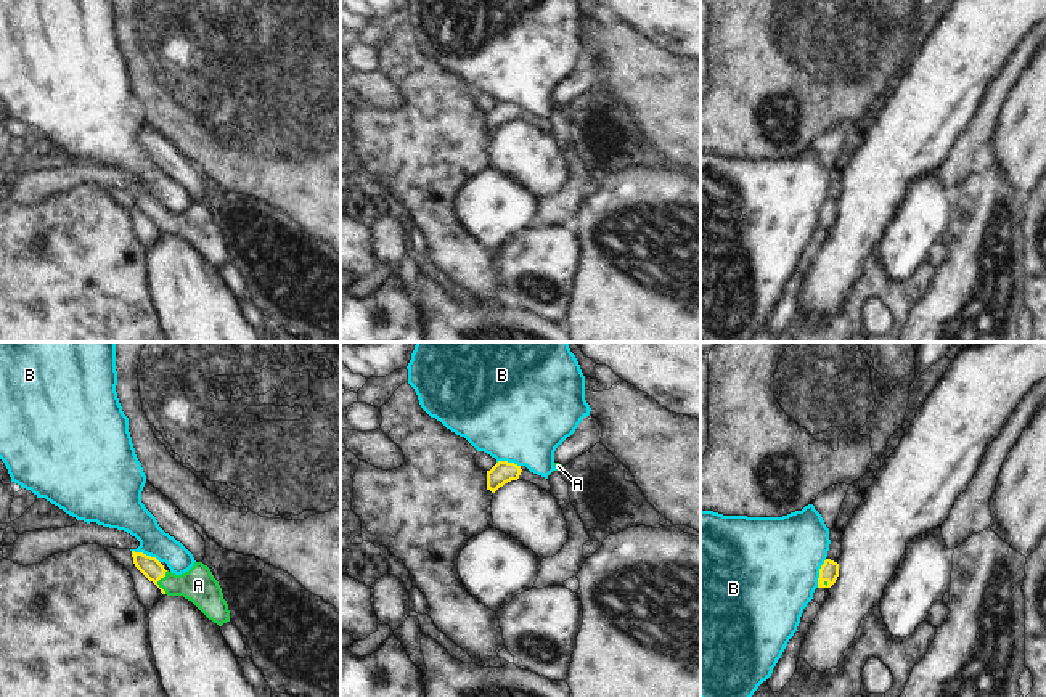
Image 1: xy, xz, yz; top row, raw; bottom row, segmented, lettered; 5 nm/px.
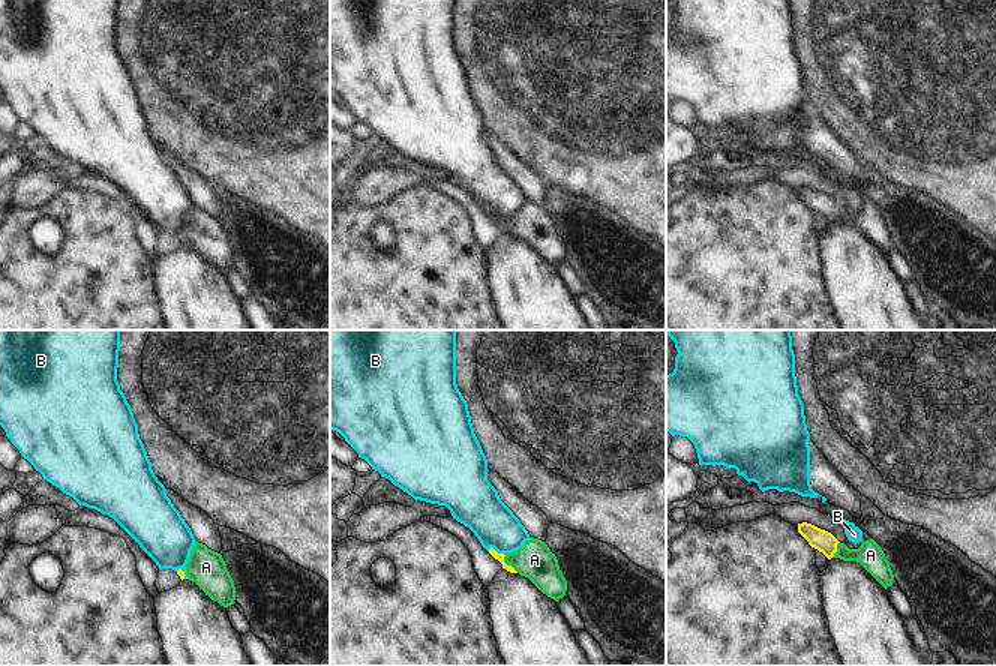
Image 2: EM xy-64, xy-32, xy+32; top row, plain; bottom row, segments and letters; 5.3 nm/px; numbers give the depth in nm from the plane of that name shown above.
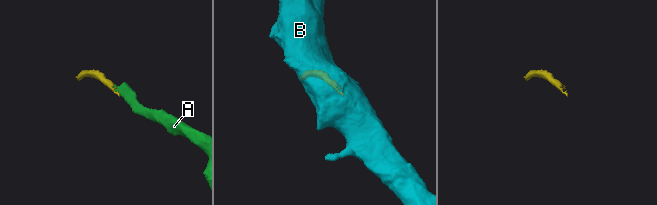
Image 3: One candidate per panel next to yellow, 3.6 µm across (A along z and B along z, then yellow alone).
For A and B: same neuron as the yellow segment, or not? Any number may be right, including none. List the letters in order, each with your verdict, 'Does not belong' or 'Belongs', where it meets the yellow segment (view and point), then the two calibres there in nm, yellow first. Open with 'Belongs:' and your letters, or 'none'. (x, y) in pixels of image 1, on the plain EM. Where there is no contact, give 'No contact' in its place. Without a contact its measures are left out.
Belongs: A
A: Belongs. Touches yellow at xy (158, 220). Thickness 100 nm (yellow) against 180 nm
B: Does not belong. Touches yellow at xy (145, 195). Thickness 100 nm (yellow) against 190 nm

